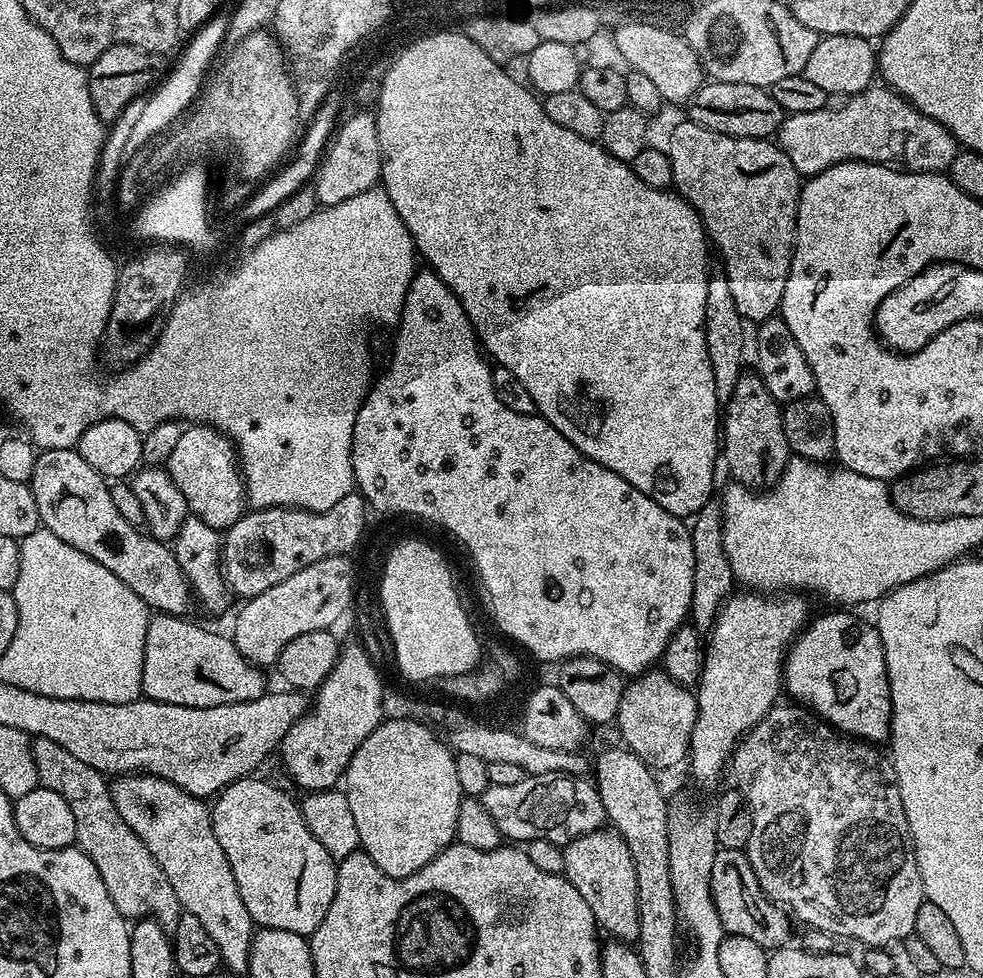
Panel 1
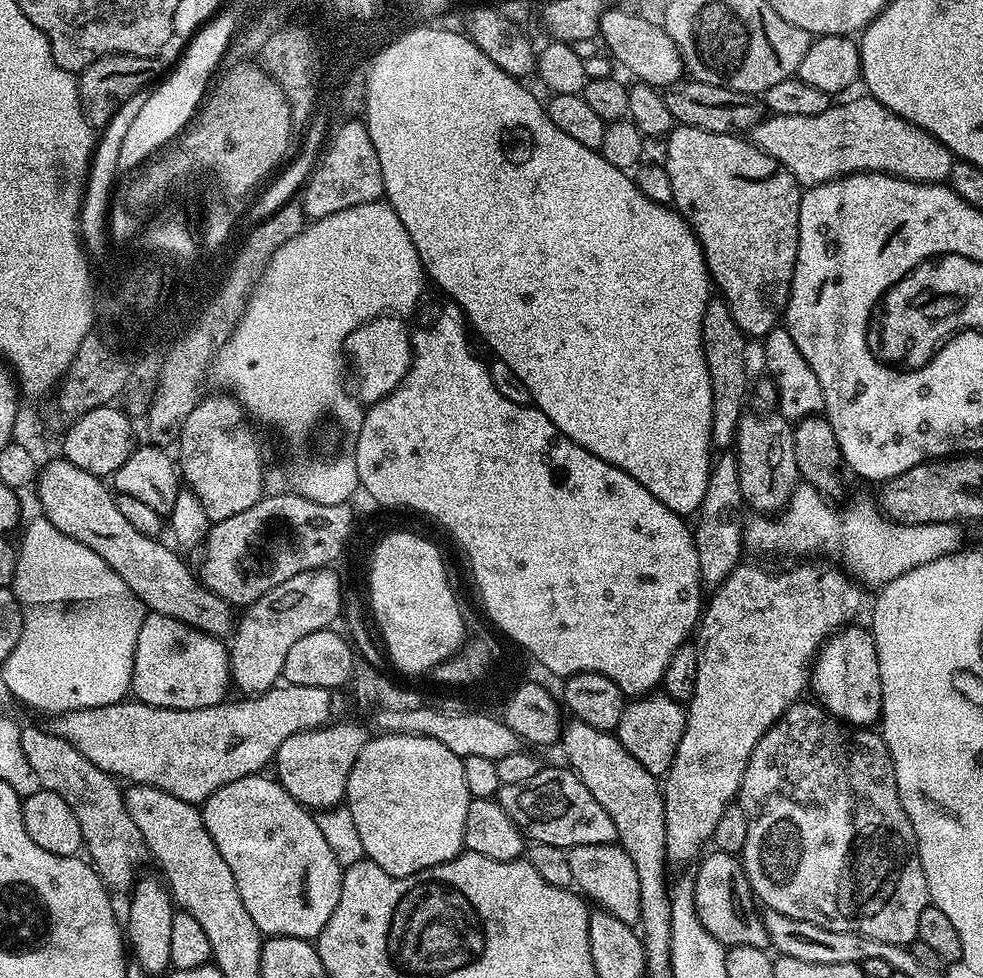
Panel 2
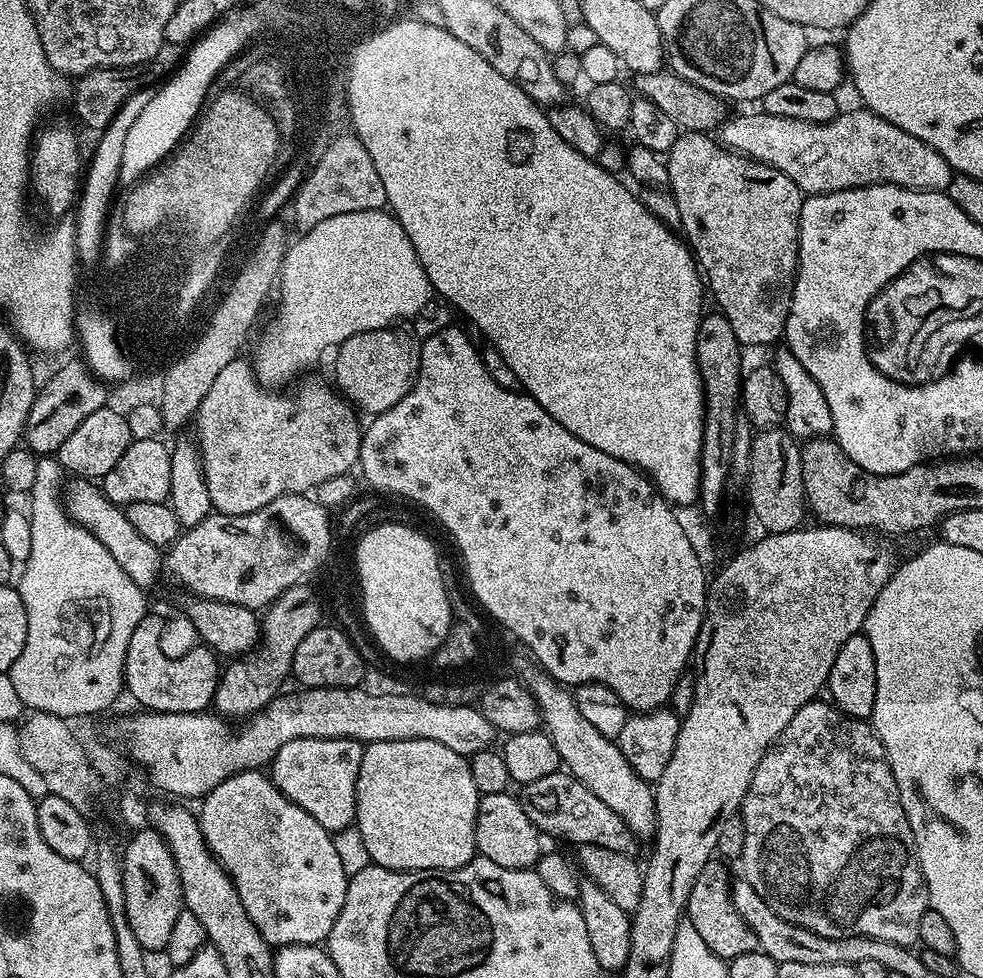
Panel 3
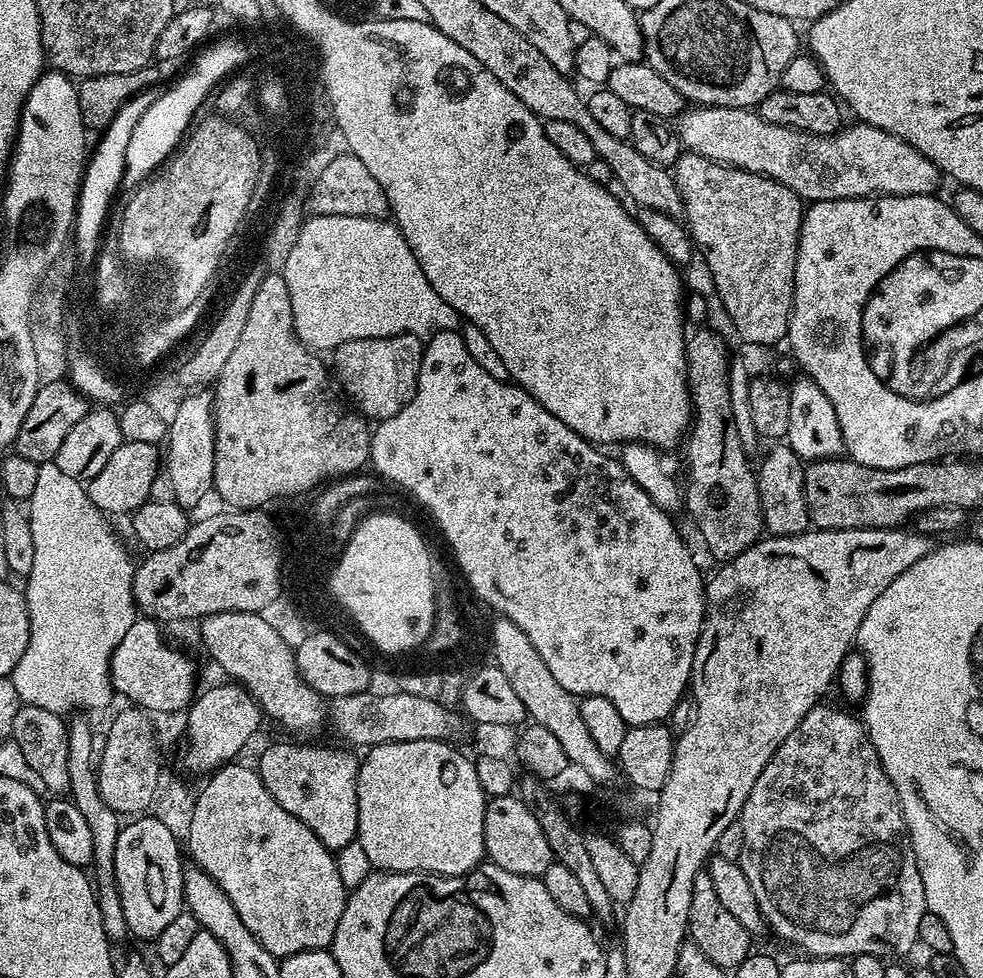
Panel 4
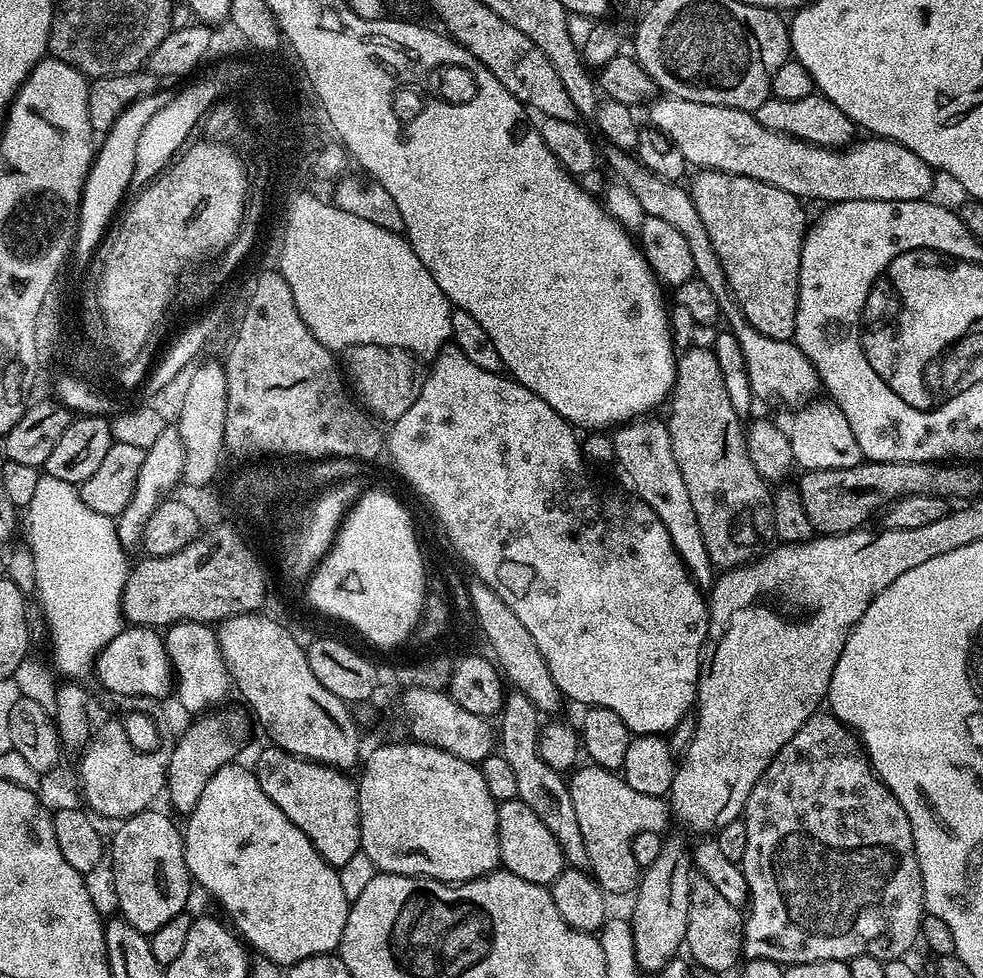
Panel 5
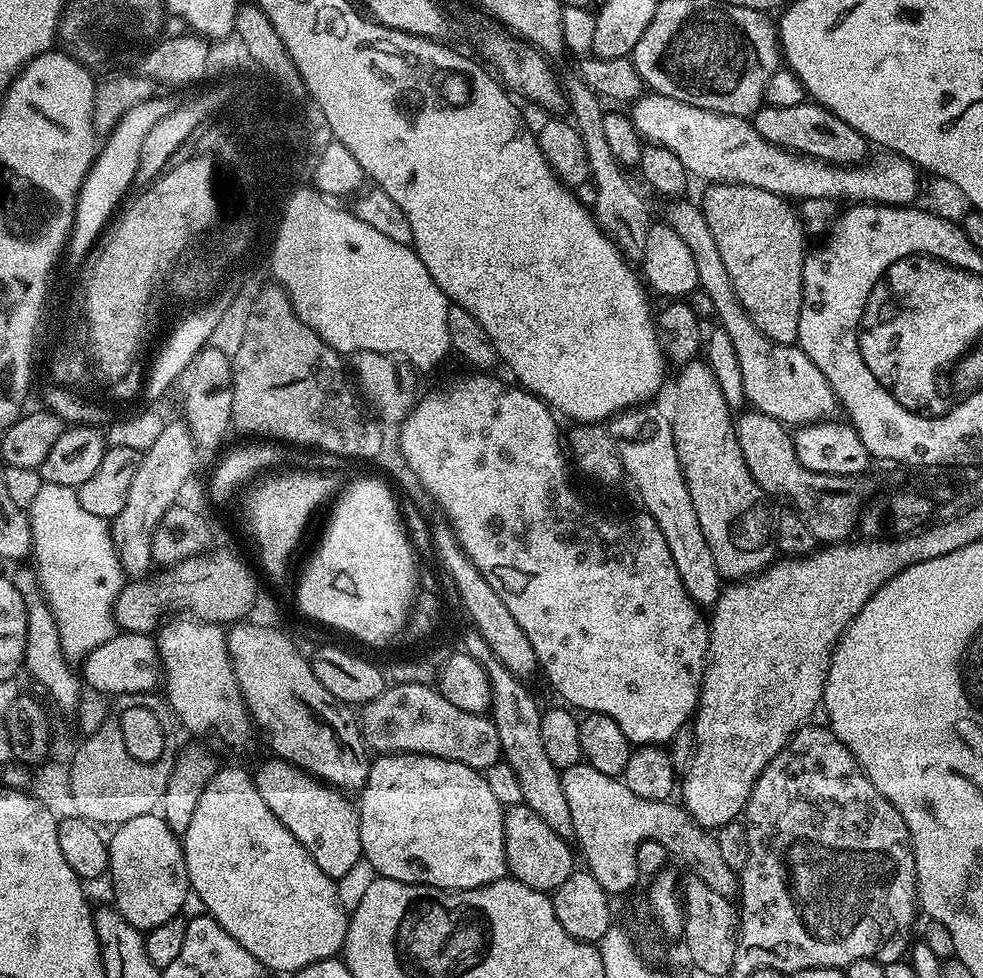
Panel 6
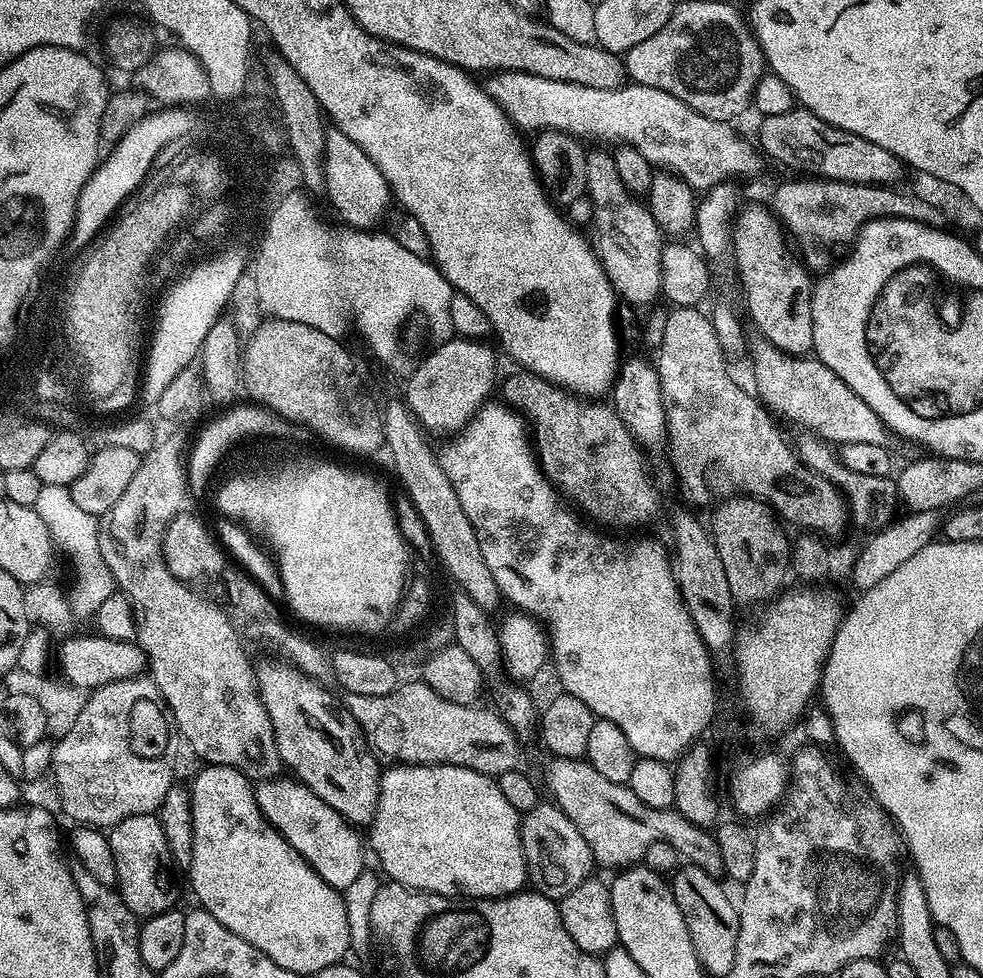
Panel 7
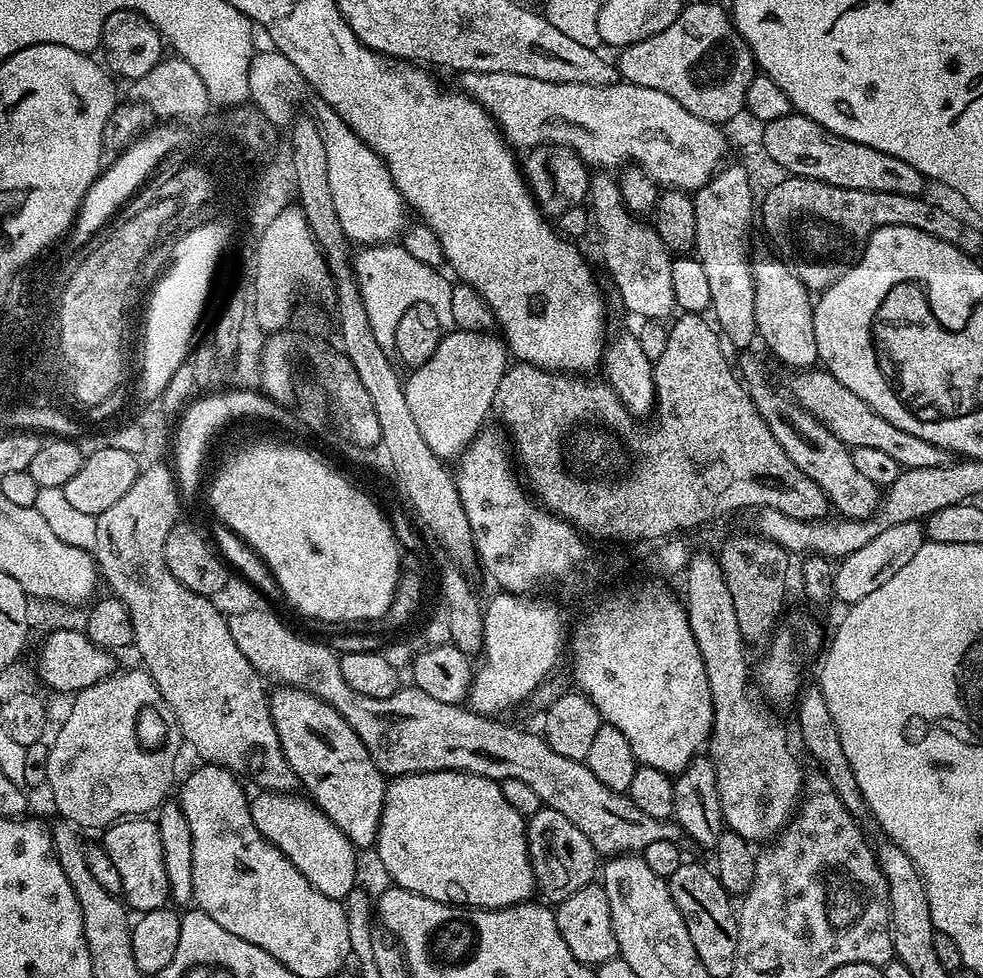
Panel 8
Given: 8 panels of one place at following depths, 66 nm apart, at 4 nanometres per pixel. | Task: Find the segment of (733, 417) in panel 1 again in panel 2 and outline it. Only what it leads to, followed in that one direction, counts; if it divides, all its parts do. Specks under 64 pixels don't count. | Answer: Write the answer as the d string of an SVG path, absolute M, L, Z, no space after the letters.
M744 414L736 426L734 451L737 456L741 498L756 514L779 514L788 506L792 492L798 487L800 471L794 454L793 425L779 414Z

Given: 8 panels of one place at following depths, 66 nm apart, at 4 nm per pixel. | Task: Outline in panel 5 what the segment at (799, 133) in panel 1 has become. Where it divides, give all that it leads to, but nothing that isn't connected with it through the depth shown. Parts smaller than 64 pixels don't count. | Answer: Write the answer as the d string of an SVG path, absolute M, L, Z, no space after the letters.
M660 99L647 109L651 127L660 131L693 169L754 178L778 186L778 190L786 190L786 194L794 194L804 202L910 202L933 195L933 168L893 140L864 138L868 140L861 144L853 142L846 148L818 148L793 136L766 130L750 112L730 106L710 106L706 102Z

